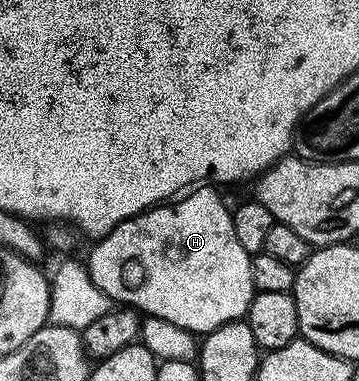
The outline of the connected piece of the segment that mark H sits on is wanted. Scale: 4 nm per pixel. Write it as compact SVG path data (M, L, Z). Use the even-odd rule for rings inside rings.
M195 186L177 201L166 201L133 215L95 242L98 244L90 251L88 270L107 299L132 307L143 316L168 321L198 337L205 337L226 323L239 322L245 316L256 294L250 264L252 256L236 241L231 208L226 208L214 187L217 186Z

